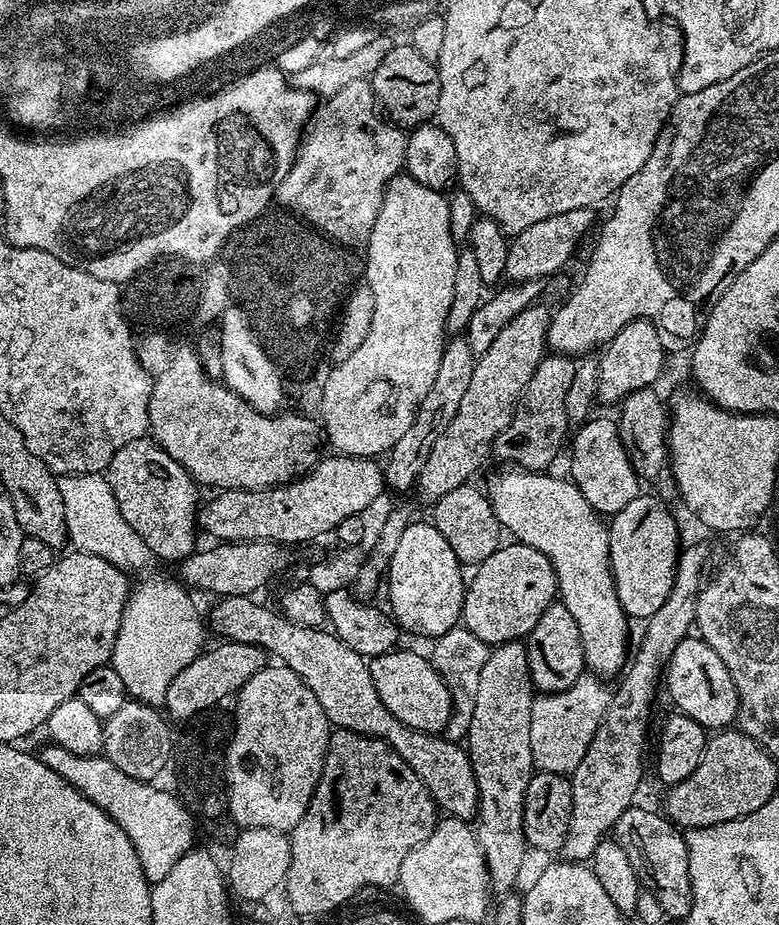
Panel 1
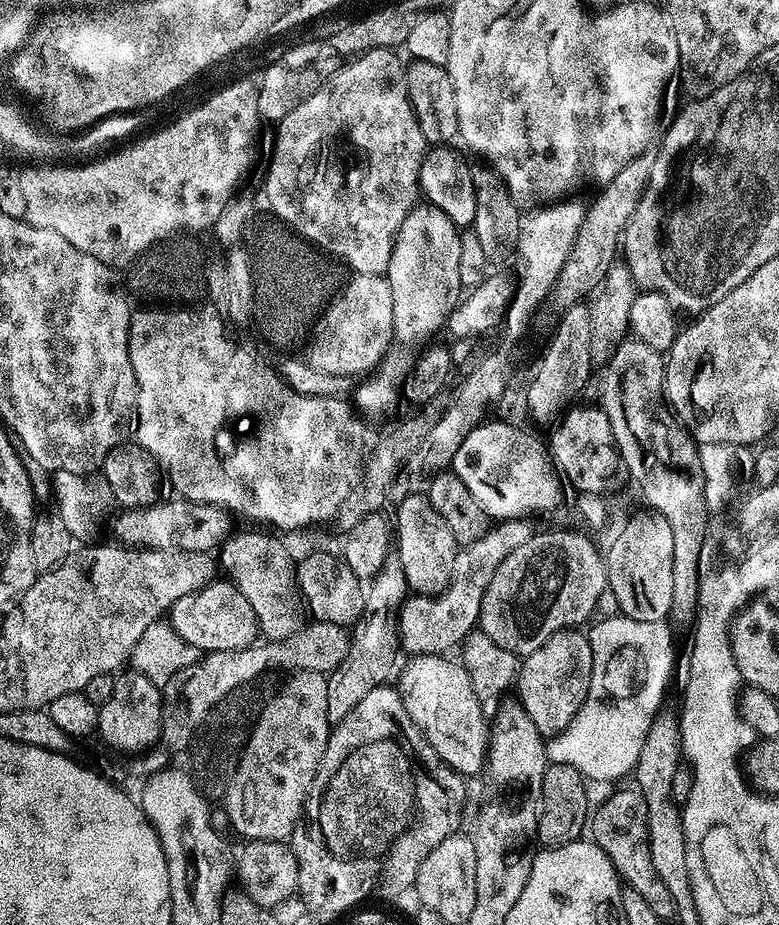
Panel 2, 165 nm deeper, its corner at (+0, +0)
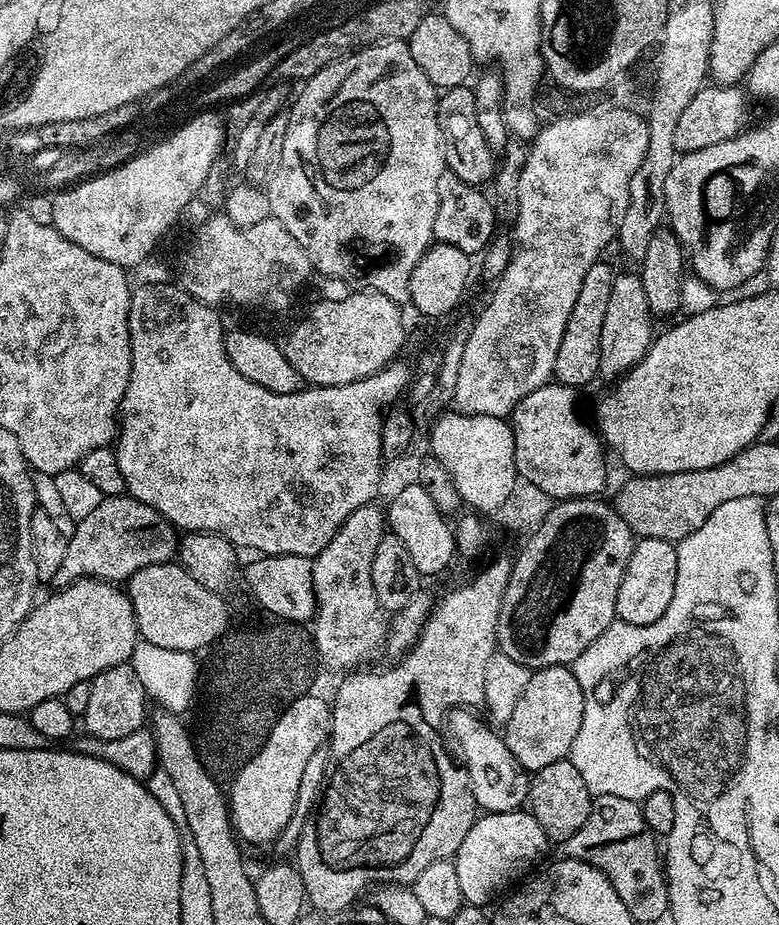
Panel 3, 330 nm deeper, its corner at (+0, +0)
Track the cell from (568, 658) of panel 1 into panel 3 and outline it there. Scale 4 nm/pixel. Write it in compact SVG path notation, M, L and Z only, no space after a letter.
M559 664L537 668L530 682L526 682L526 690L522 690L522 698L518 698L510 722L503 725L502 735L510 754L514 754L525 772L534 774L542 770L542 766L550 766L550 762L563 760L571 753L574 738L578 738L578 726L582 726L583 713L582 686L578 686L578 678L571 667Z

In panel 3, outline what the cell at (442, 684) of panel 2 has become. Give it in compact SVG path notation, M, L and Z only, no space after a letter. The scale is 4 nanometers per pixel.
M467 707L458 708L447 717L447 720L449 719L448 728L452 731L453 738L460 743L460 752L464 755L462 764L468 770L468 779L472 782L477 809L484 812L514 812L523 809L530 787L529 773L517 762L514 754L510 754L503 735L483 719L480 721L472 712L475 711Z

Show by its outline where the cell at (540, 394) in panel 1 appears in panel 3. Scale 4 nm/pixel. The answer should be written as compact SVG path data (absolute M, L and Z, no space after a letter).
M598 262L594 266L590 266L590 270L586 270L586 278L582 278L582 286L578 289L578 298L576 301L574 301L574 310L570 310L570 322L566 322L566 334L562 334L562 346L558 346L558 358L554 358L554 370L552 371L552 375L555 383L565 384L566 386L570 386L571 388L575 388L577 390L583 389L583 384L588 384L592 379L597 379L597 377L600 376L600 343L602 342L602 321L604 321L604 317L606 315L606 305L610 302L610 286L614 286L614 282L617 278L617 273L615 271L612 272L611 266L604 263L605 262Z

